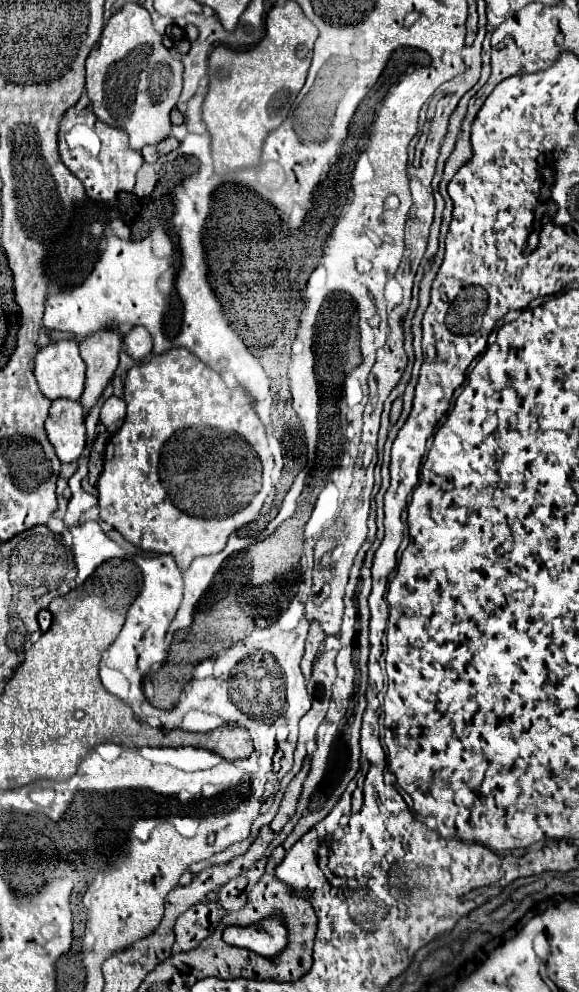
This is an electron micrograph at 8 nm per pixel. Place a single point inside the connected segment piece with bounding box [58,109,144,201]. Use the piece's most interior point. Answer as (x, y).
(113, 170)

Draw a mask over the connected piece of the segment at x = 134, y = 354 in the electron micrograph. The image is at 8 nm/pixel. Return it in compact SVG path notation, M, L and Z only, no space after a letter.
M134 327L130 333L126 333L124 345L132 359L146 359L152 353L152 337L144 327Z

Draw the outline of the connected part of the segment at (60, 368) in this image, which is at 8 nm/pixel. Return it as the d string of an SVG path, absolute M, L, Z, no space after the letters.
M56 341L36 353L36 381L50 399L80 401L84 391L86 365L80 357L78 341Z

